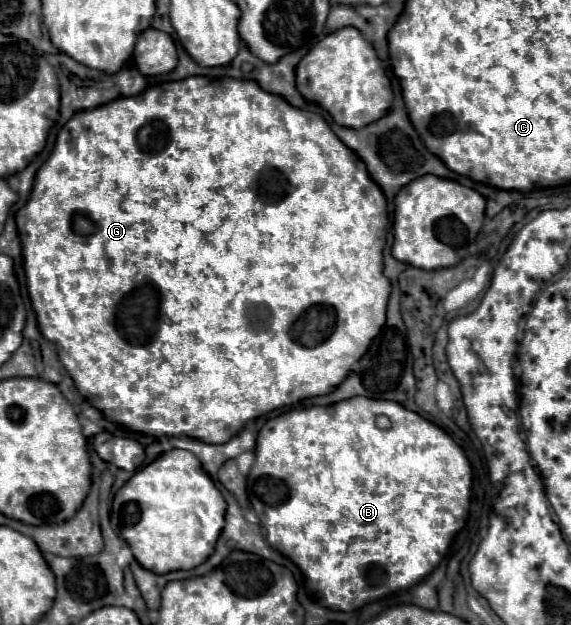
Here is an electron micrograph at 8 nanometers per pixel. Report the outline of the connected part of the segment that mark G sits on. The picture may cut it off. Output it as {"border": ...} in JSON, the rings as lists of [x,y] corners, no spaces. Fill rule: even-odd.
{"border":[[[192,76],[182,79],[182,81],[168,81],[155,85],[155,87],[148,87],[144,93],[140,93],[136,97],[120,97],[120,99],[100,105],[96,109],[78,111],[60,129],[48,161],[36,173],[30,201],[16,213],[16,225],[18,225],[18,235],[22,241],[22,253],[24,253],[24,271],[26,271],[26,281],[28,281],[28,293],[32,299],[32,307],[38,315],[38,325],[42,325],[40,331],[48,341],[56,343],[56,347],[60,351],[58,357],[60,357],[64,369],[68,371],[68,375],[74,379],[78,393],[82,397],[86,397],[98,411],[102,411],[106,415],[114,411],[114,417],[106,417],[106,419],[134,433],[150,435],[150,437],[186,435],[186,437],[200,439],[204,443],[230,441],[234,437],[234,433],[238,433],[246,421],[256,419],[268,411],[280,409],[284,405],[298,403],[308,397],[332,393],[332,389],[336,389],[346,379],[346,375],[350,373],[350,367],[368,351],[372,339],[380,333],[380,329],[386,321],[386,303],[388,303],[388,295],[390,295],[390,281],[384,277],[383,273],[383,249],[384,237],[386,237],[384,227],[387,224],[389,224],[387,202],[380,185],[376,185],[372,181],[372,177],[364,169],[364,163],[360,161],[360,157],[356,157],[356,153],[352,149],[348,149],[334,135],[330,125],[324,125],[324,121],[320,121],[318,113],[292,107],[282,97],[260,89],[260,85],[256,81],[230,77],[212,79],[212,77],[206,76]]]}

